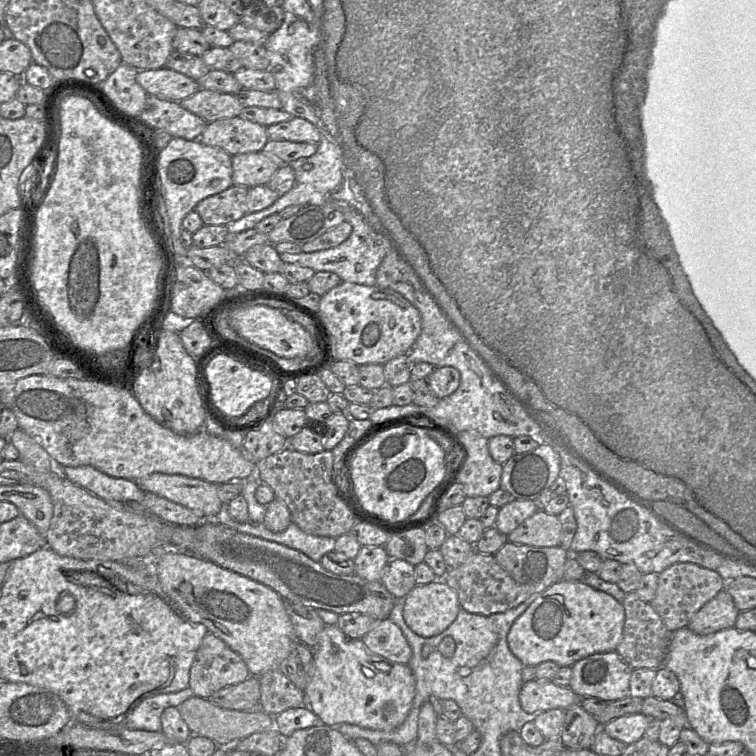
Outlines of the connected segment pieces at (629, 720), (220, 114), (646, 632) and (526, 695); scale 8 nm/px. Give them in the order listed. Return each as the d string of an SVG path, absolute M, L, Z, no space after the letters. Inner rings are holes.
M638 713L614 719L602 726L602 730L610 737L630 745L644 737L649 724L650 718Z
M199 89L188 98L179 101L179 104L207 123L237 117L244 108L234 94L207 89Z
M636 593L626 594L622 605L625 610L625 624L622 639L615 652L632 669L660 668L666 658L672 633L666 628L652 605L642 601Z
M533 680L522 684L519 701L522 710L529 716L552 709L567 710L570 706L580 702L580 699L569 687L557 686L548 680Z

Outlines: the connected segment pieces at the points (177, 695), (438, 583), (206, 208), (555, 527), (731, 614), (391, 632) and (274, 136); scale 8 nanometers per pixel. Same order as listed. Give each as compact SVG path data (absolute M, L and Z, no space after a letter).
M190 687L173 693L157 694L139 702L127 716L124 726L132 730L160 732L161 714L167 707L178 707L194 696Z
M443 579L416 585L403 599L403 617L407 626L426 638L447 629L460 608L456 591Z
M232 185L226 190L197 203L194 210L204 225L226 225L247 213L248 187Z
M538 510L507 535L508 542L532 547L560 547L562 527L558 516Z
M721 591L693 616L688 628L698 635L709 635L734 627L739 613L732 597Z
M383 619L362 638L367 649L390 661L408 664L412 649L401 629L390 619Z
M293 117L266 127L268 140L286 140L292 142L315 142L319 144L320 133L308 120Z

